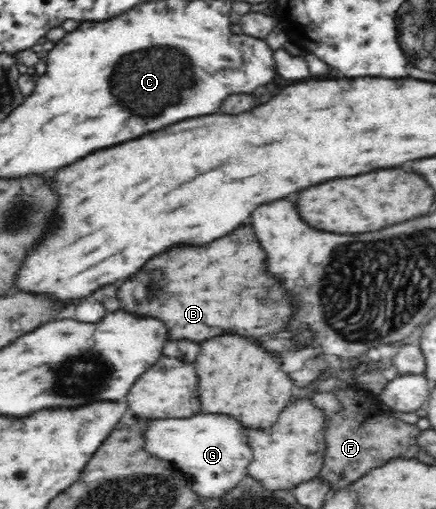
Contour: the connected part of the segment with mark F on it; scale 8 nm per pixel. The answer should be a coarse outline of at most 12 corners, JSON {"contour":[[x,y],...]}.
{"contour":[[357,383],[331,392],[343,411],[323,413],[331,491],[375,465],[411,459],[420,429],[381,412]]}

